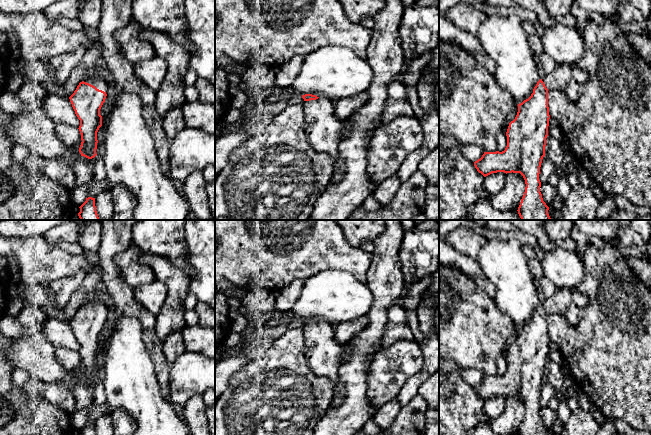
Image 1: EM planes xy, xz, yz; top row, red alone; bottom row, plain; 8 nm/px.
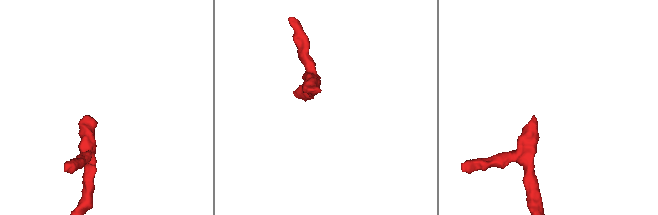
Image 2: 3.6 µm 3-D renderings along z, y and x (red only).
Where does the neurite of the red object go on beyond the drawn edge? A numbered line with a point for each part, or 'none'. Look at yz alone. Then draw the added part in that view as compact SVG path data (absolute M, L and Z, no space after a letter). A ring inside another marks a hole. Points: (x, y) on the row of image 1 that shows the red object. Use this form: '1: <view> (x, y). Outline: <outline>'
1: yz (566, 77). Outline: M556 64L555 70L542 78L549 90L560 90L570 99L575 99L582 86L588 81L587 73L573 64Z

